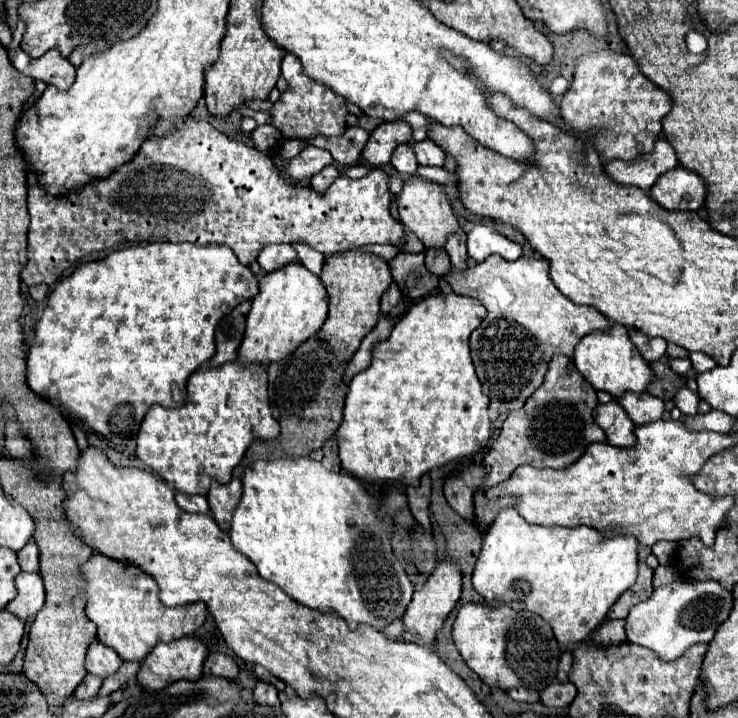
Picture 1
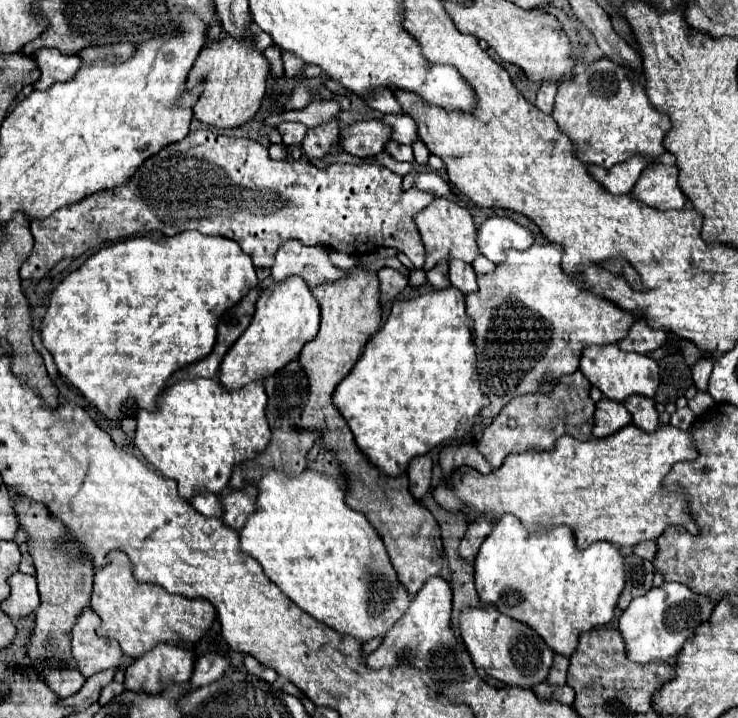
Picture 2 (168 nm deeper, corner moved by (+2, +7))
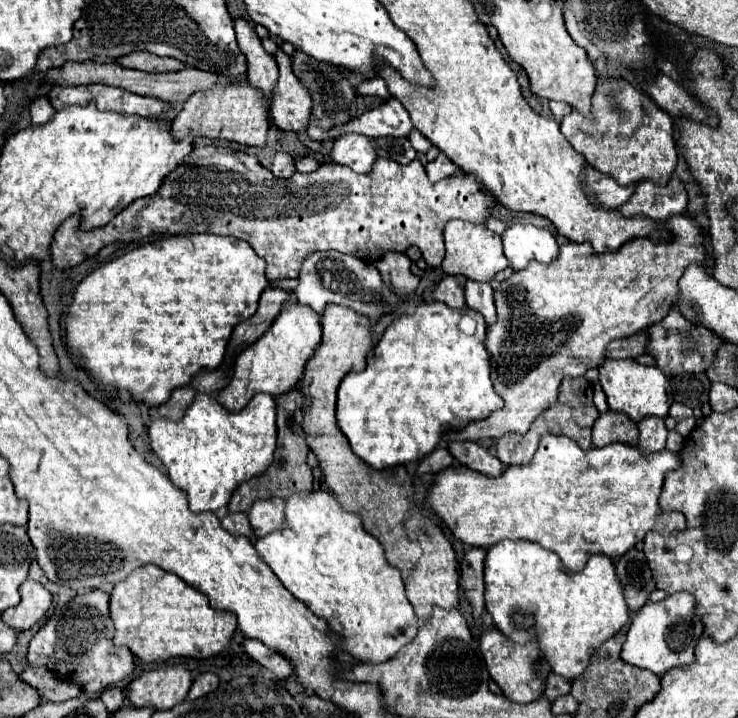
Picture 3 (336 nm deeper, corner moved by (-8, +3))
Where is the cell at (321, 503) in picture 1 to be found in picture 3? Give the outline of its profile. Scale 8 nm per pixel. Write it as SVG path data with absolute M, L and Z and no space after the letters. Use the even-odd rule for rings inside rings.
M301 491L301 493L293 493L293 495L289 495L289 497L285 499L285 523L287 523L287 525L285 525L283 529L273 531L273 533L269 533L269 535L265 535L265 537L259 537L259 539L255 541L255 549L257 549L259 557L273 569L273 573L279 577L279 581L287 587L287 591L291 591L299 601L303 601L315 615L323 617L323 619L329 623L329 627L343 637L343 651L351 653L353 657L357 657L357 659L361 659L361 661L365 661L365 663L381 663L381 661L391 659L401 647L405 647L405 645L417 635L417 631L419 631L419 621L417 621L417 615L415 615L411 603L409 603L407 597L405 597L405 587L403 587L403 581L401 581L401 573L399 573L397 567L393 567L393 565L387 563L385 551L383 551L381 543L379 543L371 533L367 533L367 531L363 529L361 517L359 517L357 513L345 511L345 509L339 505L339 501L335 499L335 495L329 493L329 491Z

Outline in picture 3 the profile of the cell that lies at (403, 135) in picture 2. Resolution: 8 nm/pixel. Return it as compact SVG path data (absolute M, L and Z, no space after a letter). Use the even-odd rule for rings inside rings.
M391 97L381 107L365 111L359 119L349 121L343 131L331 133L331 139L337 139L343 133L361 133L369 137L409 137L413 123L405 107Z

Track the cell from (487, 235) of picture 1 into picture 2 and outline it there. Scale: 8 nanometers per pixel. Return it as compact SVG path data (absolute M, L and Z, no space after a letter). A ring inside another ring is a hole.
M491 217L479 227L477 243L481 255L491 259L493 263L499 263L501 259L505 259L503 251L507 249L525 251L535 243L535 237L527 227L507 217Z

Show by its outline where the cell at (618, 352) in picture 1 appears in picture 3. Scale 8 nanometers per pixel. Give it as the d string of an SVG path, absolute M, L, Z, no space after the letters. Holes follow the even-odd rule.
M605 359L605 363L599 367L599 383L607 395L609 409L623 411L633 421L639 421L647 415L667 417L669 413L671 385L659 367L647 367L635 359Z

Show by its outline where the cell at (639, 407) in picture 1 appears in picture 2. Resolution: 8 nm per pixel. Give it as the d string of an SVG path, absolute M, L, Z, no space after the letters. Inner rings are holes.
M633 395L625 401L625 407L629 409L635 427L639 427L647 433L653 433L659 427L659 415L657 415L655 403L651 399L641 397L641 395Z

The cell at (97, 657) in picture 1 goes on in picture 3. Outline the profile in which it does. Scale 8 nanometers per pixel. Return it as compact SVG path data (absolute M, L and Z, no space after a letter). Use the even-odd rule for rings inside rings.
M93 591L73 597L57 611L31 639L29 665L47 667L49 671L65 671L69 681L81 683L85 693L101 693L109 685L131 675L135 663L127 647L113 645L113 623L109 617L109 593Z

